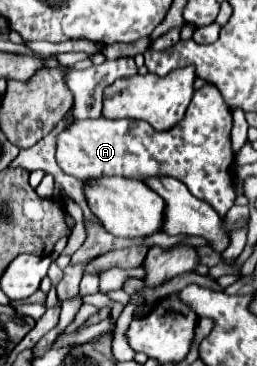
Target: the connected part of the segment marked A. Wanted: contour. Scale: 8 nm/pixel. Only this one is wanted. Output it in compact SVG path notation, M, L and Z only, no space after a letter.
M205 84L201 90L195 92L185 118L167 132L157 132L143 120L107 120L103 116L97 120L79 120L59 132L55 140L55 158L65 174L71 174L79 180L99 176L125 176L135 180L143 180L147 176L173 176L181 180L195 198L209 202L221 218L225 218L227 210L237 198L235 176L231 172L235 162L235 154L231 148L231 110L223 102L219 90L211 84Z

